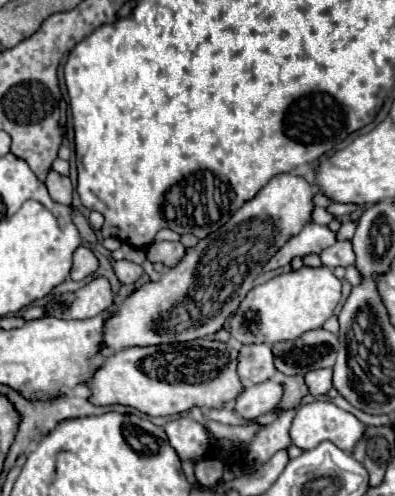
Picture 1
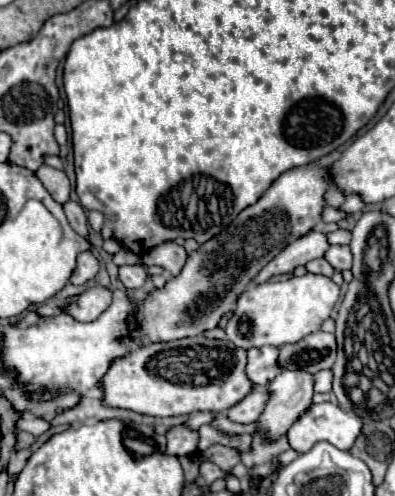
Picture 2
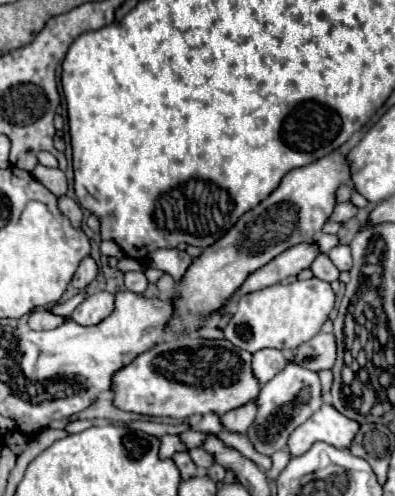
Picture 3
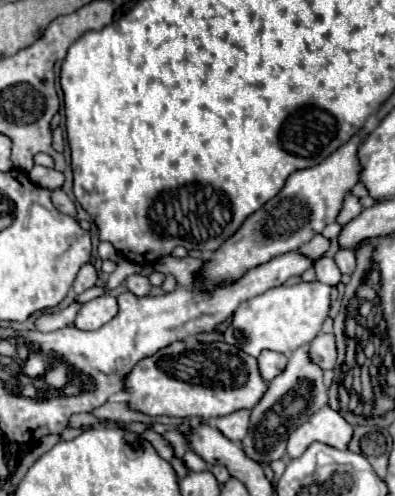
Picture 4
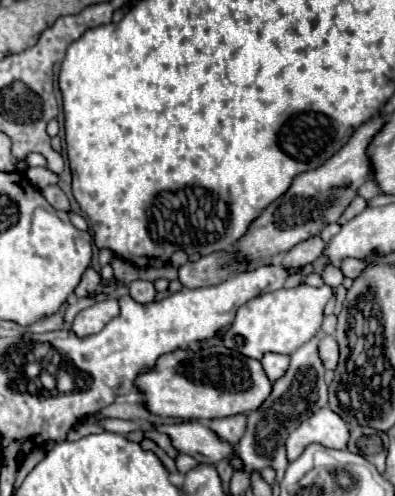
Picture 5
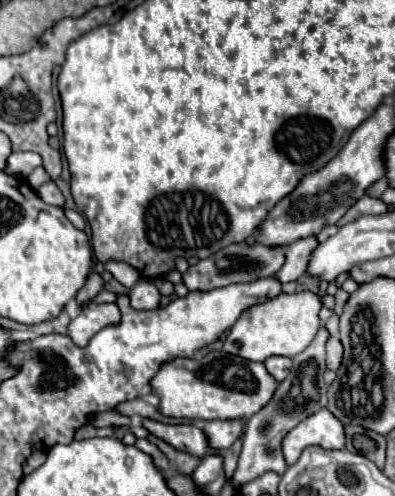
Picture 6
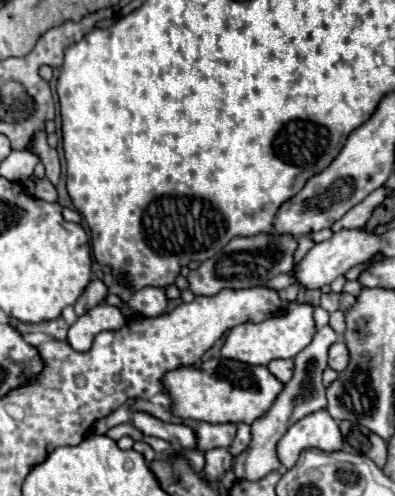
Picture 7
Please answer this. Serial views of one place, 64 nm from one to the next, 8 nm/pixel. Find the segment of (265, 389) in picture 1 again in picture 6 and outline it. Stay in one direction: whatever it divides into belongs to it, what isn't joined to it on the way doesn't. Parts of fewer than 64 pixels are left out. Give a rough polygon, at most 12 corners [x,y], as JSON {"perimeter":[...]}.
{"perimeter":[[210,420],[204,432],[214,448],[230,448],[242,420]]}

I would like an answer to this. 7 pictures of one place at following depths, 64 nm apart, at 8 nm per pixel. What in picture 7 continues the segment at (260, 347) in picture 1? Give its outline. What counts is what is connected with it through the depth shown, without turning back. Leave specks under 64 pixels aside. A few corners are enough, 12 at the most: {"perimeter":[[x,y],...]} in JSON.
{"perimeter":[[272,360],[270,370],[280,382],[292,378],[292,360]]}

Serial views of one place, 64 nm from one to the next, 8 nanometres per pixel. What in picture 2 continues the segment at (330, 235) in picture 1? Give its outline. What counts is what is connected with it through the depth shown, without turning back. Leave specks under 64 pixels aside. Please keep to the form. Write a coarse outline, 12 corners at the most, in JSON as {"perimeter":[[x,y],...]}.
{"perimeter":[[324,232],[304,234],[256,276],[266,282],[320,258],[330,244]]}

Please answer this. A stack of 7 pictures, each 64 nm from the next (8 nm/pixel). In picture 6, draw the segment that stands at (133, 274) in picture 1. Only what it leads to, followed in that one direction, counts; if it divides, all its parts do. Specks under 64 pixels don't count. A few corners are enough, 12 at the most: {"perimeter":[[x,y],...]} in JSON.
{"perimeter":[[136,282],[130,302],[138,310],[160,306],[160,292],[152,282]]}

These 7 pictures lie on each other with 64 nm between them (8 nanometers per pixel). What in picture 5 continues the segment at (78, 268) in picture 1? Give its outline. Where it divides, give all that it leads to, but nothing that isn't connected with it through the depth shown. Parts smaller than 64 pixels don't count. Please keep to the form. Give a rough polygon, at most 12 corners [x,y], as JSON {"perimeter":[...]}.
{"perimeter":[[86,268],[74,294],[88,296],[100,286],[100,274]]}

